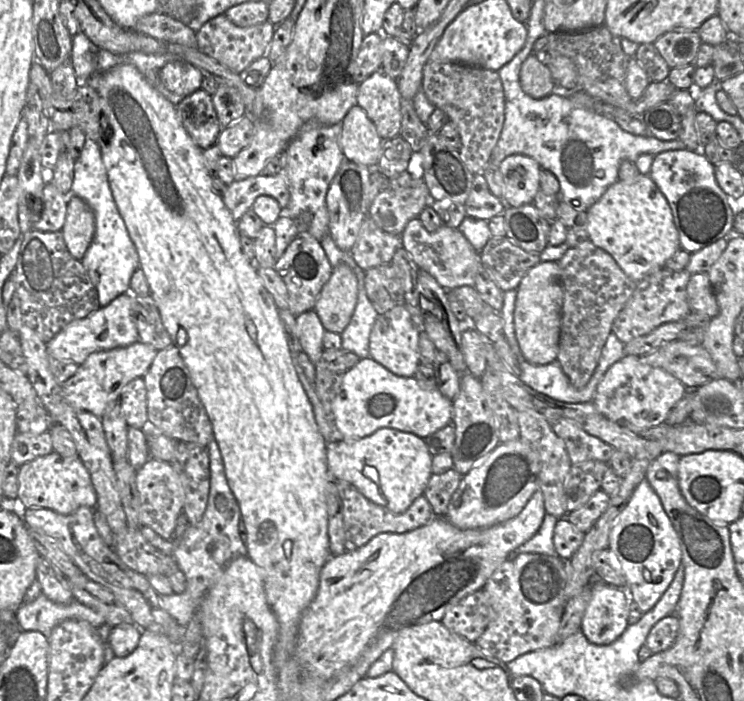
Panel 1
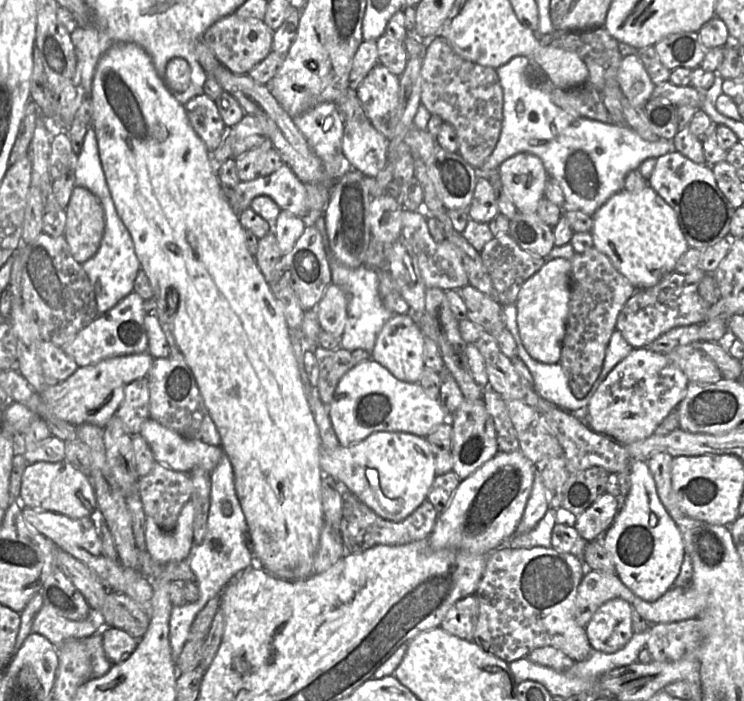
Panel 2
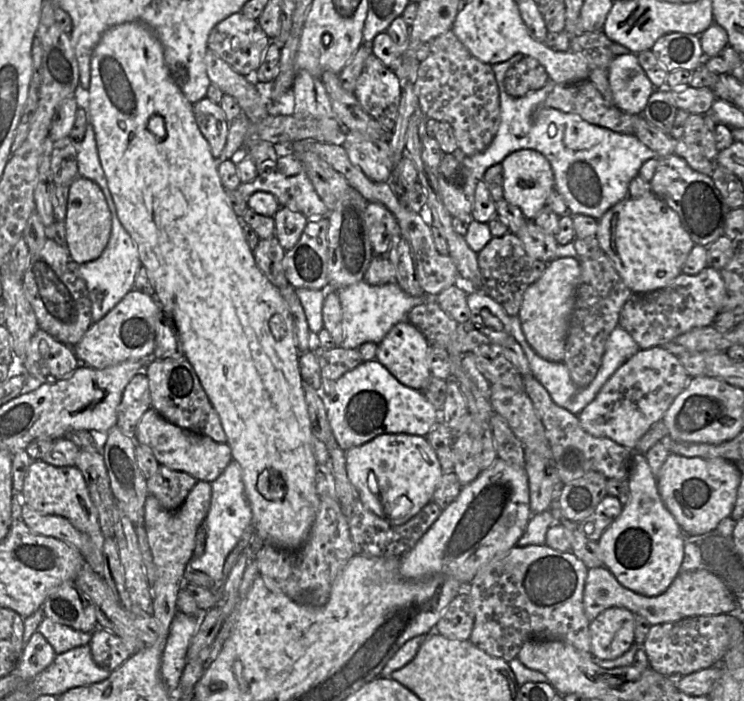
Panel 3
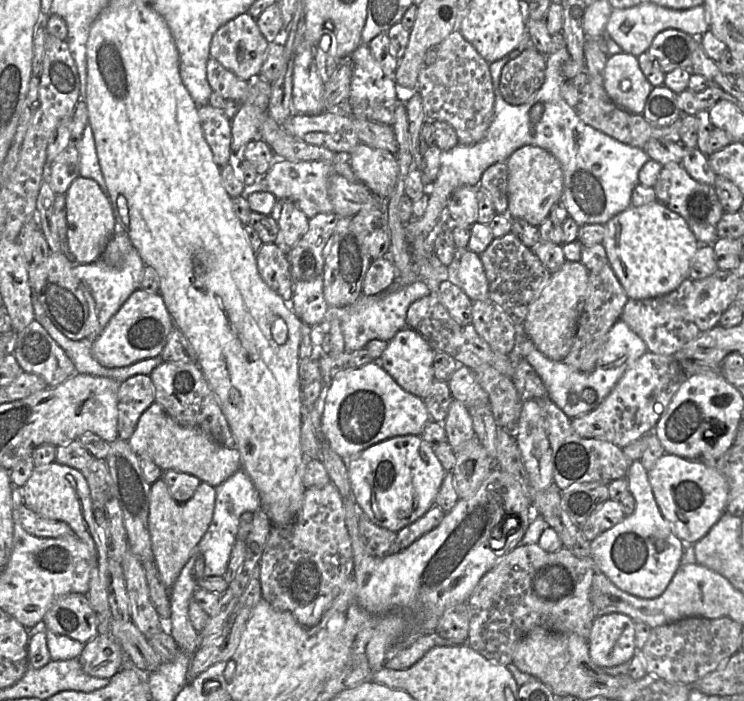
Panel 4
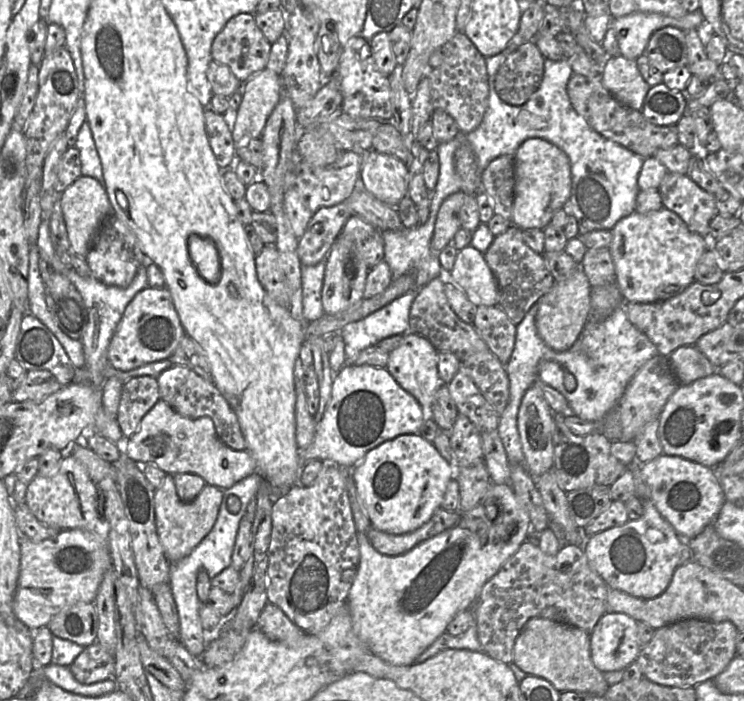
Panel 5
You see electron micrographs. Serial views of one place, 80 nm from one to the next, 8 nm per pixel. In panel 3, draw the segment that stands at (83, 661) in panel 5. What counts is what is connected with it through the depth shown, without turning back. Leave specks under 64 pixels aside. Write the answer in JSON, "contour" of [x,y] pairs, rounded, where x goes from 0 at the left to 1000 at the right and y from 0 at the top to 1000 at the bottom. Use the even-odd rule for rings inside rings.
{"contour":[[[129,896],[124,902],[120,922],[126,944],[147,959],[161,951],[175,937],[175,932],[164,913],[136,896]]]}

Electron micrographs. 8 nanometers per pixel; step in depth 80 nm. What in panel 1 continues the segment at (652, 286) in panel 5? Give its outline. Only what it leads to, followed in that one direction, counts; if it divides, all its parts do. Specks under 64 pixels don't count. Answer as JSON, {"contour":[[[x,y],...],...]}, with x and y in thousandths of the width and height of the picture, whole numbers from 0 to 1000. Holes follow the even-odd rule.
{"contour":[[[860,247],[849,257],[829,257],[788,304],[792,342],[816,359],[855,404],[892,382],[895,372],[915,355],[903,300],[872,250]]]}

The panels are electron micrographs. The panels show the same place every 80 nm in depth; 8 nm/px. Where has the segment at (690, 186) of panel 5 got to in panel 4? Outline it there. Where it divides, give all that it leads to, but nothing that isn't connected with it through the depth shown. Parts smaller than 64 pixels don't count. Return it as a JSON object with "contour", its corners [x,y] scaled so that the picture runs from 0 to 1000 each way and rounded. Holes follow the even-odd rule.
{"contour":[[[901,231],[890,238],[879,270],[883,287],[922,315],[942,350],[957,350],[965,341],[964,320],[973,300],[960,265],[937,260],[917,234]]]}

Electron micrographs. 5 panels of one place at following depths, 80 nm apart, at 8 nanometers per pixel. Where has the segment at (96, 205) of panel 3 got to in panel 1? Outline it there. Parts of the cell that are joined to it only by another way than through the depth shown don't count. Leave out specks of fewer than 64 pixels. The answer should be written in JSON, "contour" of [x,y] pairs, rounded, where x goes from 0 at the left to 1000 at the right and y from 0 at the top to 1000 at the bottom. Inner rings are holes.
{"contour":[[[101,278],[90,281],[90,304],[82,331],[93,361],[109,372],[126,337],[128,308],[112,284]]]}

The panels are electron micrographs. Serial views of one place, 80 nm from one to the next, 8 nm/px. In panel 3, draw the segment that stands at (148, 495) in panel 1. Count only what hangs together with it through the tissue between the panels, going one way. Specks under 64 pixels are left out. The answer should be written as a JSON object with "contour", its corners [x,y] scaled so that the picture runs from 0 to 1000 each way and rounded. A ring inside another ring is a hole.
{"contour":[[[214,663],[207,679],[198,683],[199,706],[206,706],[227,730],[237,729],[265,689],[257,678]]]}

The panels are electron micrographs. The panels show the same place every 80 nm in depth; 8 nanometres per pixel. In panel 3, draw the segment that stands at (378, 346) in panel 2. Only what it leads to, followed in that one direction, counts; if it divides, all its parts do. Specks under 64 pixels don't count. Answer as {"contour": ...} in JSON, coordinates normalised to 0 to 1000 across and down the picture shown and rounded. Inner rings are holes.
{"contour":[[[547,456],[531,462],[508,491],[504,512],[538,546],[565,556],[579,536],[577,489]]]}

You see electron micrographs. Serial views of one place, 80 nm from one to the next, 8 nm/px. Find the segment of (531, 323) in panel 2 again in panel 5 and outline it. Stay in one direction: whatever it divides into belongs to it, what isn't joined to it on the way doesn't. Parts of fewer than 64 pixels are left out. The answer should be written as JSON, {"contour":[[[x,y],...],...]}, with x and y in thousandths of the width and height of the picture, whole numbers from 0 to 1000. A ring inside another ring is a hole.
{"contour":[[[780,379],[762,398],[747,402],[741,414],[723,428],[720,468],[737,495],[755,502],[766,498],[776,486],[790,452],[794,411]]]}

